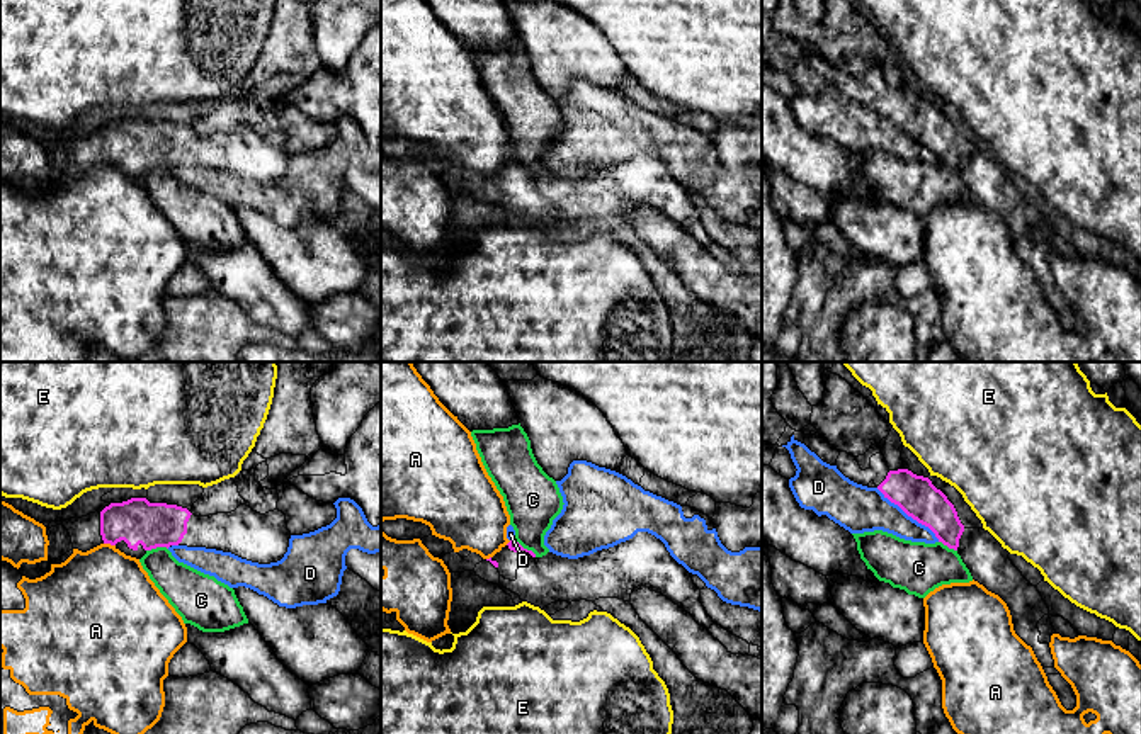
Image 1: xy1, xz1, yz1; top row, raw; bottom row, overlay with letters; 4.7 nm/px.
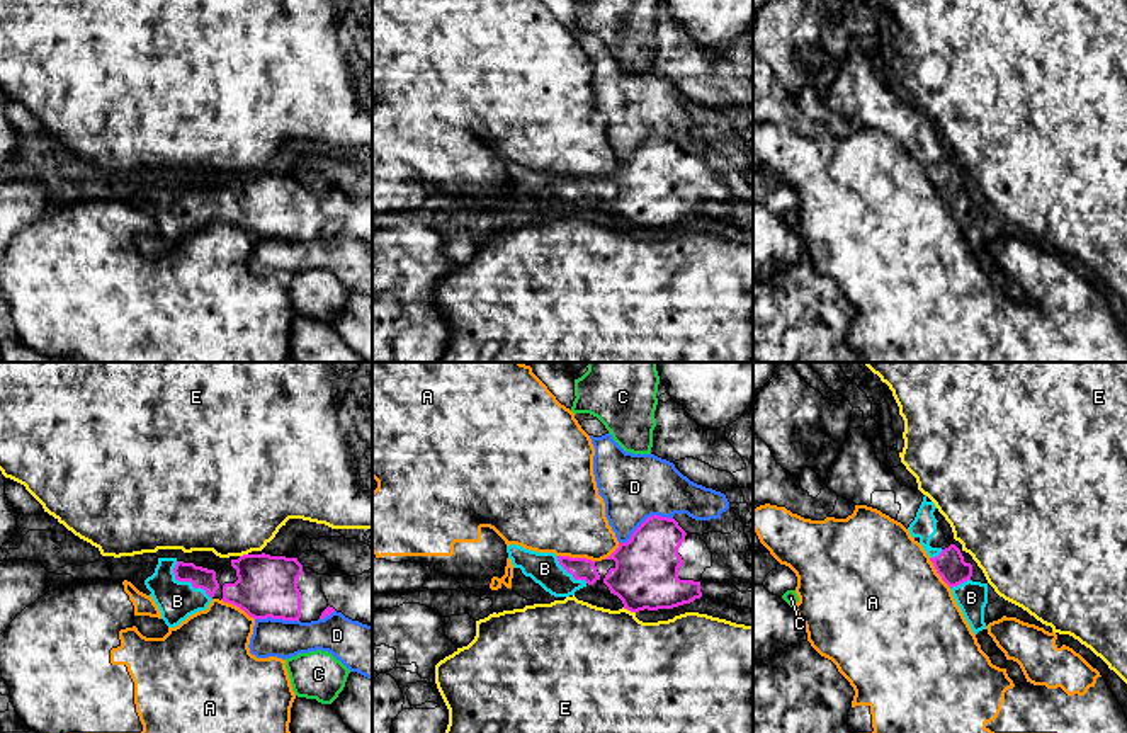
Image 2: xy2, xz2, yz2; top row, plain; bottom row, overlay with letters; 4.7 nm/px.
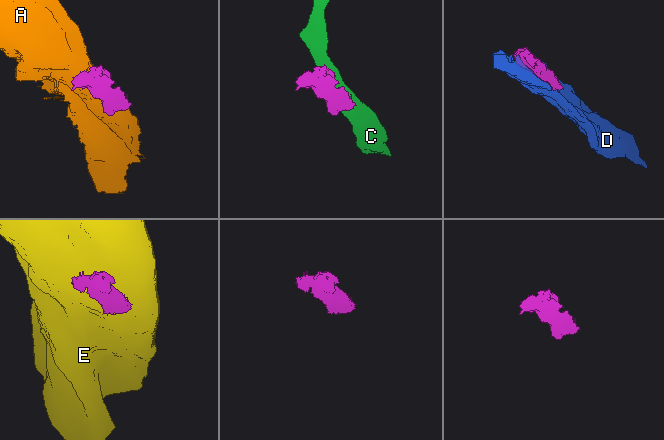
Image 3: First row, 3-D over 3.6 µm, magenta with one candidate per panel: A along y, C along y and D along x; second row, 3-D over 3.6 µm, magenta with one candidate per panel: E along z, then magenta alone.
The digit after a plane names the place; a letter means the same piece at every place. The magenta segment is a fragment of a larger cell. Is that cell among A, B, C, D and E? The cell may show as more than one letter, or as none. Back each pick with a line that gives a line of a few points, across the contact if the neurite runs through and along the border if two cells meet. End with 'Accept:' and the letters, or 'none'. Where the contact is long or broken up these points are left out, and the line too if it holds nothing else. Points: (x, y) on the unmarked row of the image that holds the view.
Accept: B

